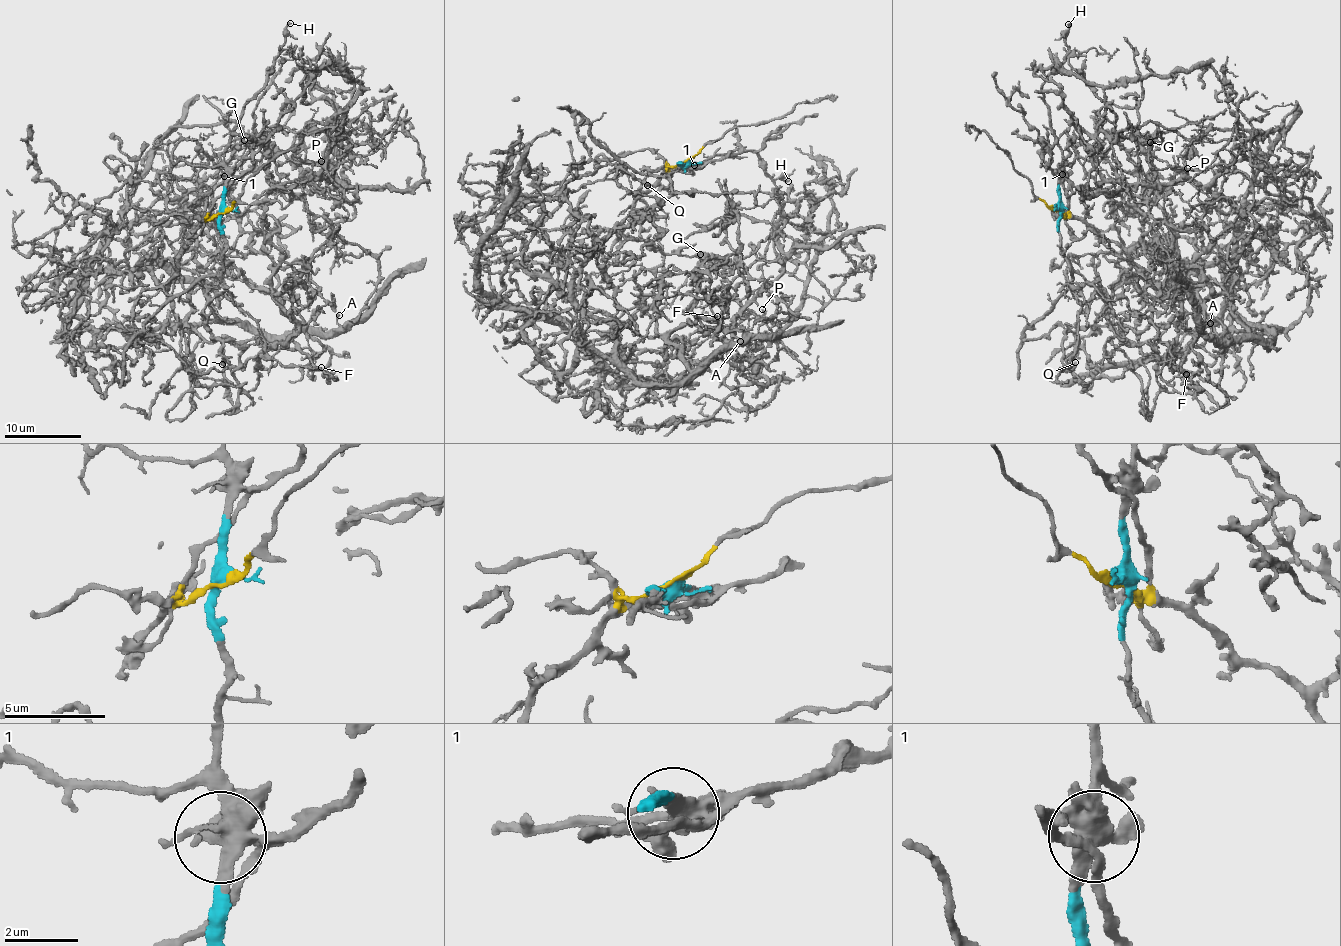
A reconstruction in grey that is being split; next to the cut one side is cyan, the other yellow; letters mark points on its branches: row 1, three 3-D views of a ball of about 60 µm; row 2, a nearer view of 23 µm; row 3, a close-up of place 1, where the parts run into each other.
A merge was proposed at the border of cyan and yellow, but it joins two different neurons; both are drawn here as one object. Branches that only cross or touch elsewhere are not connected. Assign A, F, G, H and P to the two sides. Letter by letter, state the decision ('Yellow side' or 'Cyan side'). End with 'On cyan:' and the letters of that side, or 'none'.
A: Yellow side
F: Yellow side
G: Yellow side
H: Cyan side
P: Cyan side
On cyan: H, P

